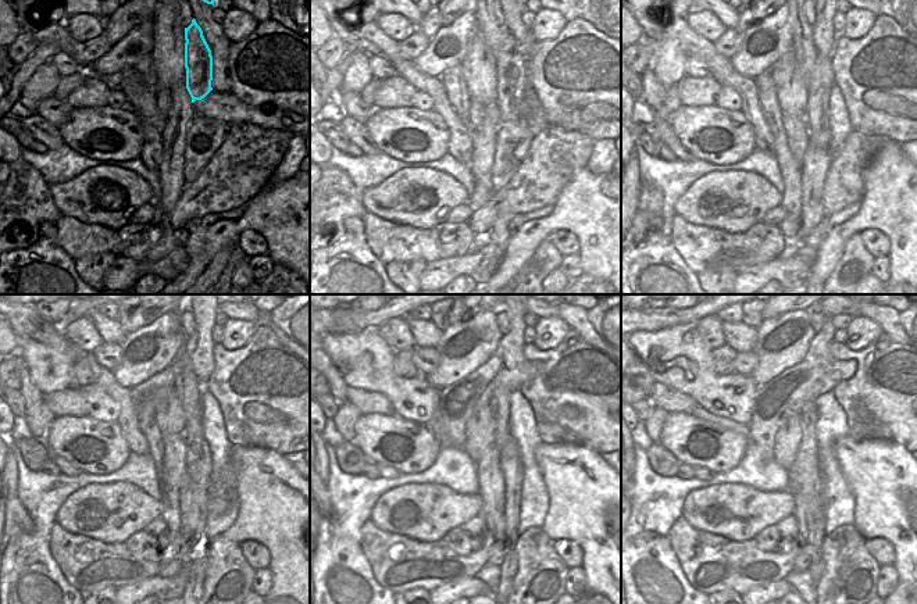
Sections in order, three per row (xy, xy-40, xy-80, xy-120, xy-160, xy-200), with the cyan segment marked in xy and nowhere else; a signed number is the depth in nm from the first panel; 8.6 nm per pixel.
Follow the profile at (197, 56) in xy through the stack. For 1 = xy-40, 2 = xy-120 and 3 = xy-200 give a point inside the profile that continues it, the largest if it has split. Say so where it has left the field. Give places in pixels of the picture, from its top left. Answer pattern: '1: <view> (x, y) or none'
1: xy-40 (510, 64)
2: xy-120 (199, 463)
3: xy-200 (817, 569)

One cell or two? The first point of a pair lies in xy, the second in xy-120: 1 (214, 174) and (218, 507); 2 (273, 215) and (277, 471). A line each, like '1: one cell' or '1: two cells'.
1: one cell
2: one cell

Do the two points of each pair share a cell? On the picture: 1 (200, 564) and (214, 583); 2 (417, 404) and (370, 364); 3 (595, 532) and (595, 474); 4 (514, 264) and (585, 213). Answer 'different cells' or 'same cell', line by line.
1: different cells
2: same cell
3: same cell
4: same cell

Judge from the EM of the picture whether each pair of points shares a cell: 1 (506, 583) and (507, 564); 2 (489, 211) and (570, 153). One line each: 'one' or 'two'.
1: one
2: one

